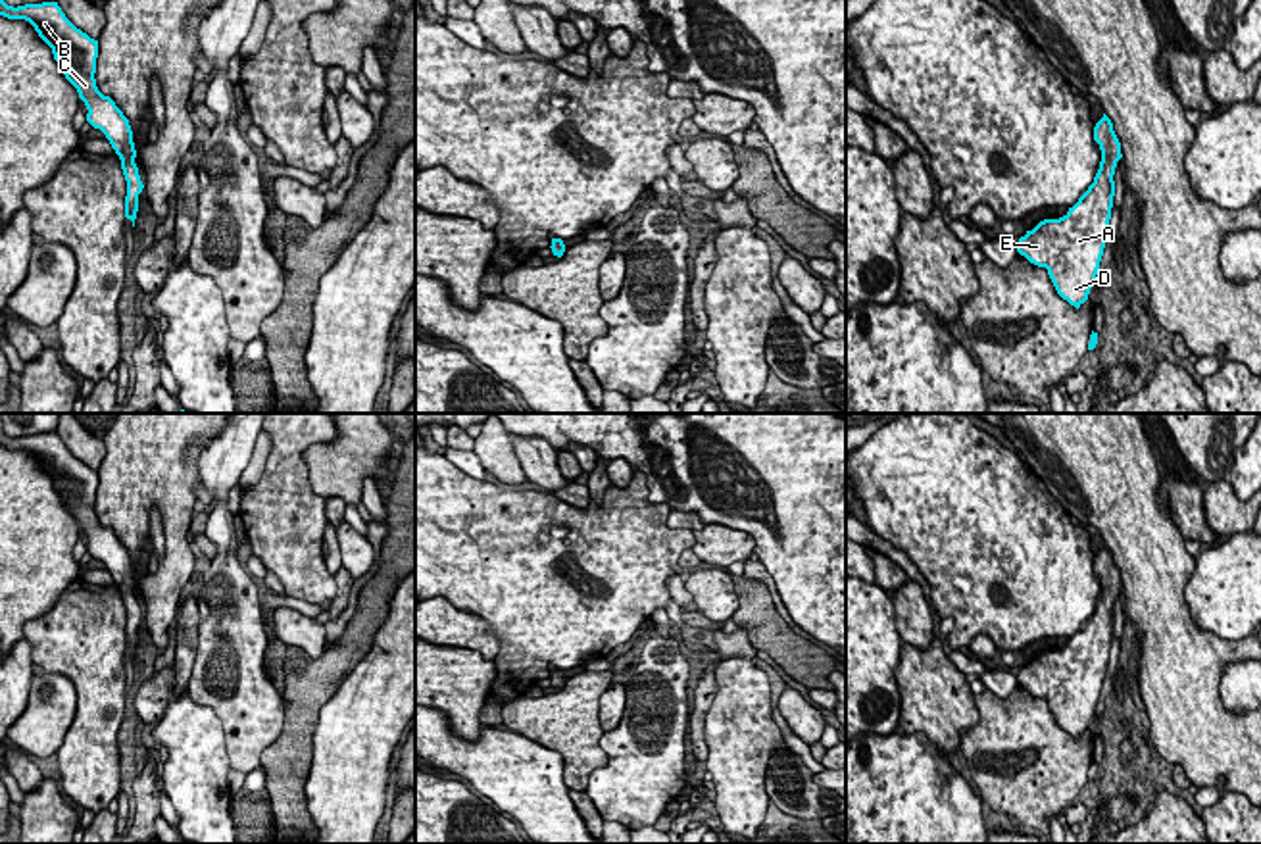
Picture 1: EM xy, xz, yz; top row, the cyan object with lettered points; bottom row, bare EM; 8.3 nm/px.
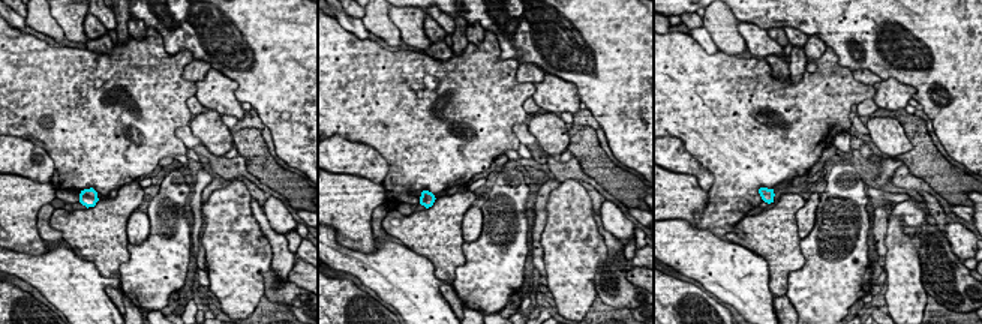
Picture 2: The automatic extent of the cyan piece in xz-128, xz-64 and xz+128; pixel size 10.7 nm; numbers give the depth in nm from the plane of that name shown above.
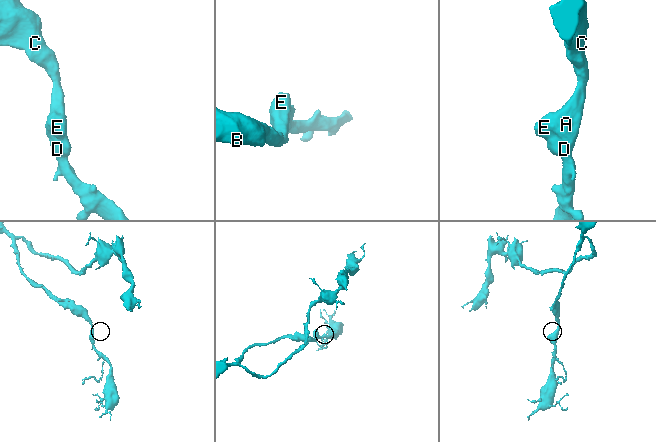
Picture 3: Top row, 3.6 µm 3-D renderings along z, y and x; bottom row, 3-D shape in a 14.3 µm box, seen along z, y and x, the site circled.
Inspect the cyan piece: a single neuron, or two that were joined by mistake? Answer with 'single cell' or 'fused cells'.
single cell

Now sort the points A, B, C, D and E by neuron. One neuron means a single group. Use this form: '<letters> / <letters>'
A B C D E

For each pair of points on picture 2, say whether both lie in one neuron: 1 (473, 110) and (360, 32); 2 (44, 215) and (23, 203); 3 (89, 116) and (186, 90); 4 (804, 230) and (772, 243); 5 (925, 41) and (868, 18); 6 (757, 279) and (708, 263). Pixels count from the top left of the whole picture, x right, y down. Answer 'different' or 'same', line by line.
1: different
2: different
3: same
4: different
5: same
6: same

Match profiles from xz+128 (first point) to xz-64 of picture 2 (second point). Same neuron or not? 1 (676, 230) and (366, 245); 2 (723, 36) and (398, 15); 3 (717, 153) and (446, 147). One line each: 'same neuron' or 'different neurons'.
1: different neurons
2: different neurons
3: same neuron

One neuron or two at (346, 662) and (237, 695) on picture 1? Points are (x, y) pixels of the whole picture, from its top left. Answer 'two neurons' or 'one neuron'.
two neurons

